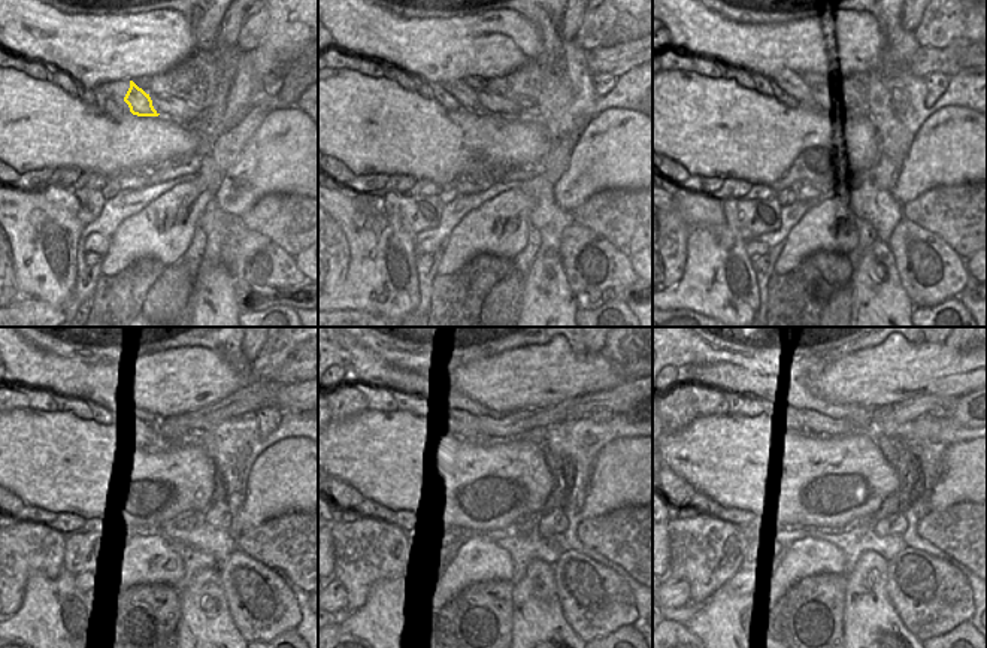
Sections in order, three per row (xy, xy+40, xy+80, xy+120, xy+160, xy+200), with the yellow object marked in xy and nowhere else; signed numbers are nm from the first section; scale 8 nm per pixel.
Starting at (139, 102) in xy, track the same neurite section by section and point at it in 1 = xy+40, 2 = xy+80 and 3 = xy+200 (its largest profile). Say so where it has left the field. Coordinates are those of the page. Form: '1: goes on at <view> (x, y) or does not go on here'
1: goes on at xy+40 (468, 97)
2: goes on at xy+80 (790, 82)
3: goes on at xy+200 (730, 378)

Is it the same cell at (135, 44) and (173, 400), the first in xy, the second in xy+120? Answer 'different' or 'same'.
same

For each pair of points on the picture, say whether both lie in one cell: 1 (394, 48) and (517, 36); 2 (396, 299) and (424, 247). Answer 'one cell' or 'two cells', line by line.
1: one cell
2: two cells

